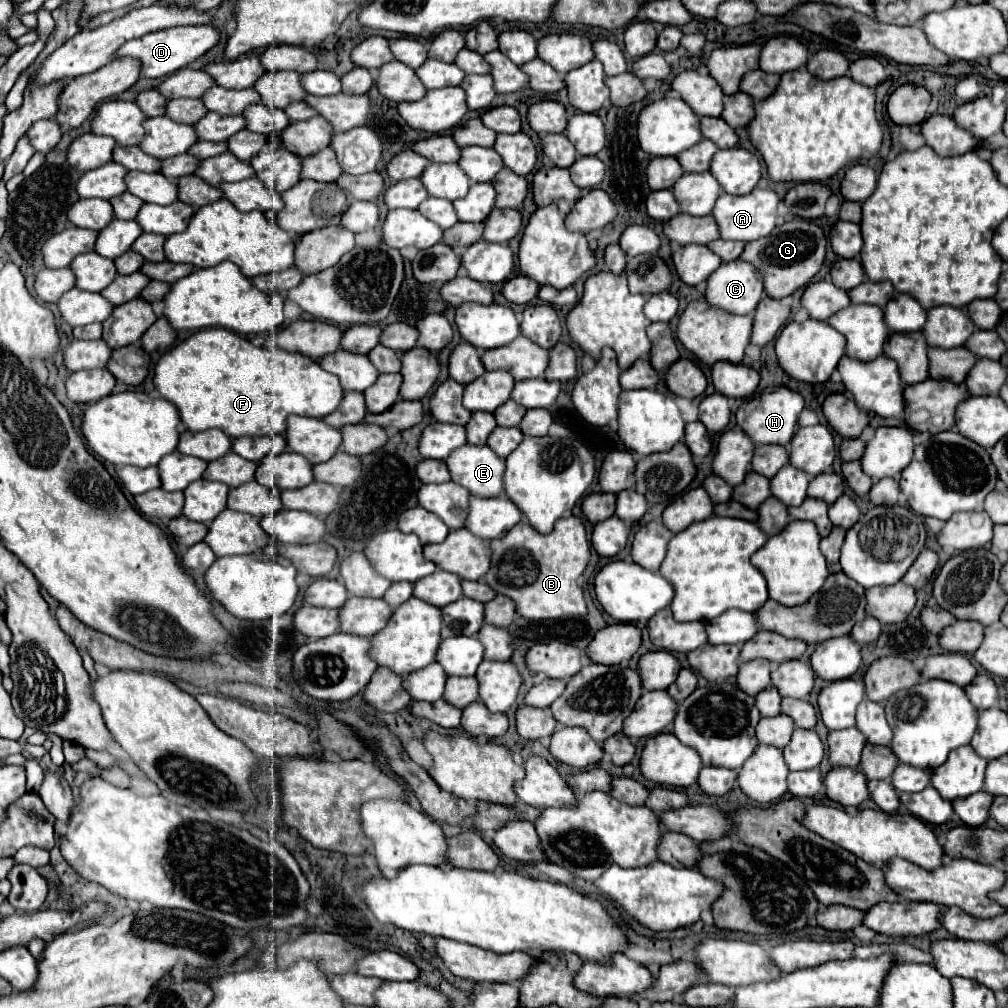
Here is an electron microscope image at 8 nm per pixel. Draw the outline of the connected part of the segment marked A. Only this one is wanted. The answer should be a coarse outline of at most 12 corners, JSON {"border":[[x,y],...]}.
{"border":[[754,188],[722,194],[720,238],[752,242],[776,228],[780,198]]}

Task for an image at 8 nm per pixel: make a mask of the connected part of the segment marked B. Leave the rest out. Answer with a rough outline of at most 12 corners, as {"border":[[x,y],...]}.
{"border":[[580,518],[494,540],[484,580],[520,616],[588,614]]}

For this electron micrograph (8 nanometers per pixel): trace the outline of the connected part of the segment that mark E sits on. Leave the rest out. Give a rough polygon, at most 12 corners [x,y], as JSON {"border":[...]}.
{"border":[[464,444],[446,460],[472,496],[504,492],[504,460],[488,446]]}

